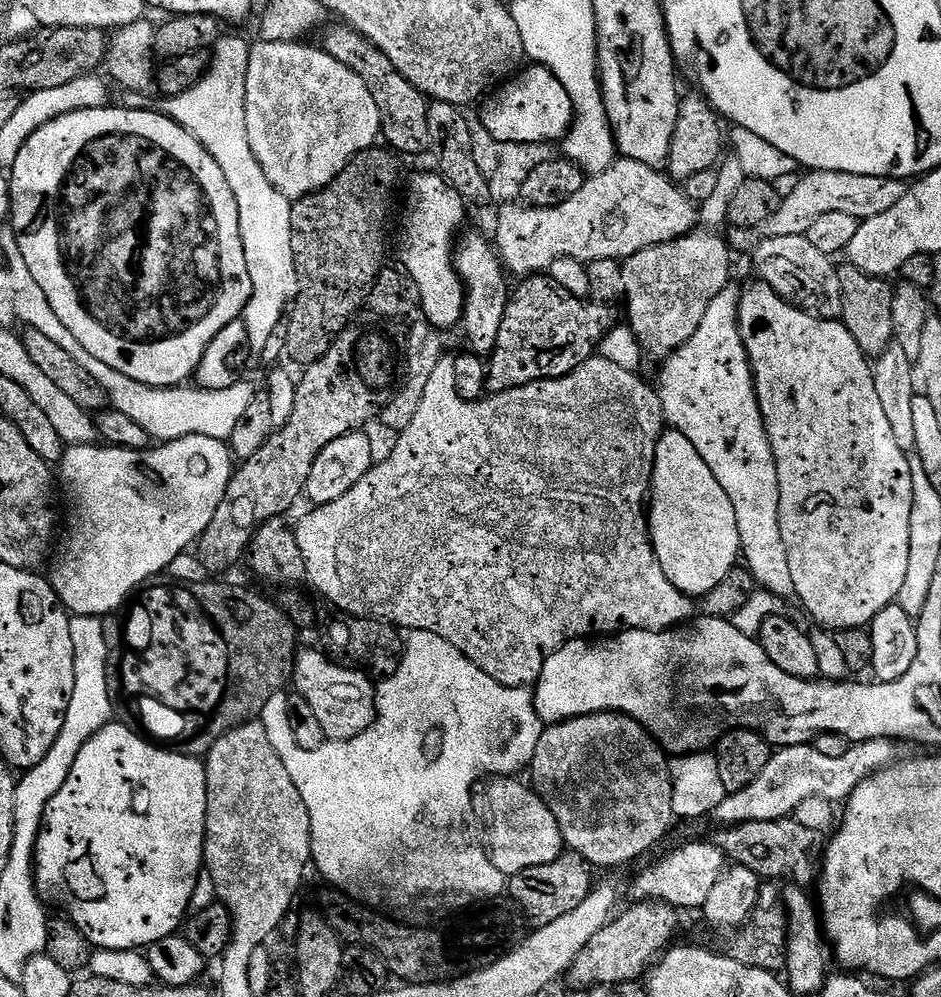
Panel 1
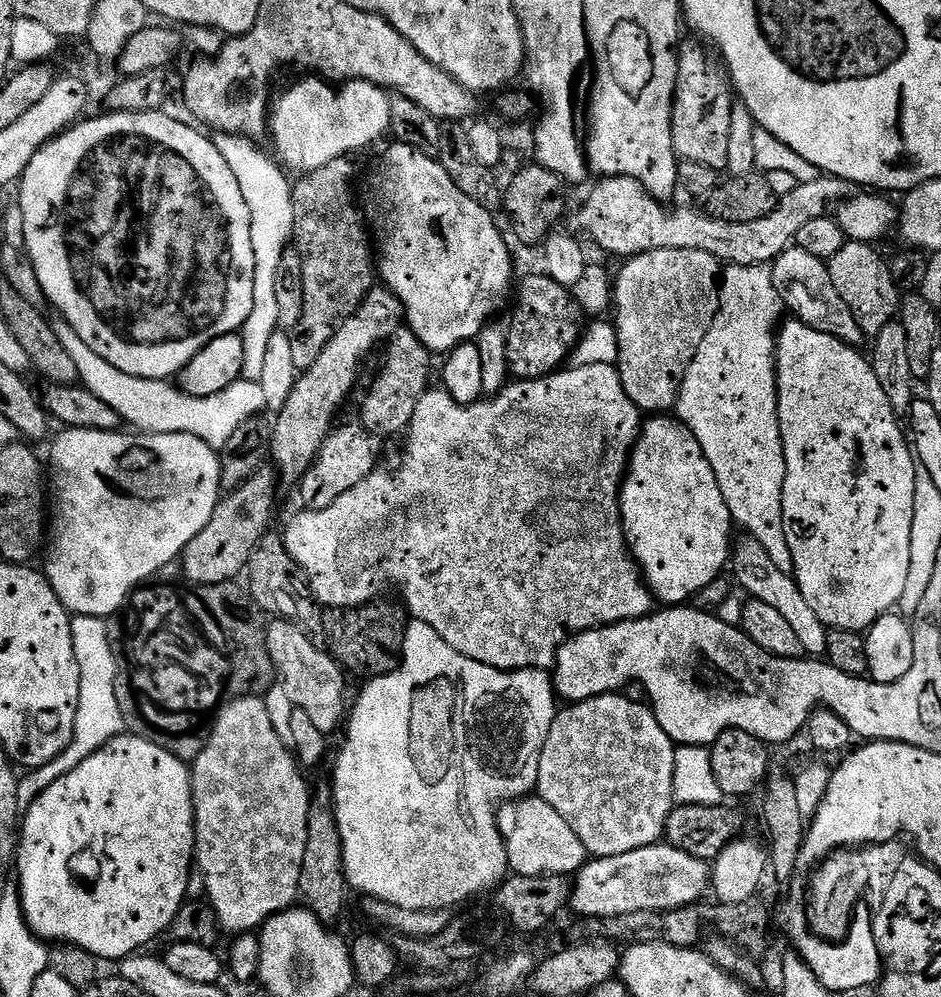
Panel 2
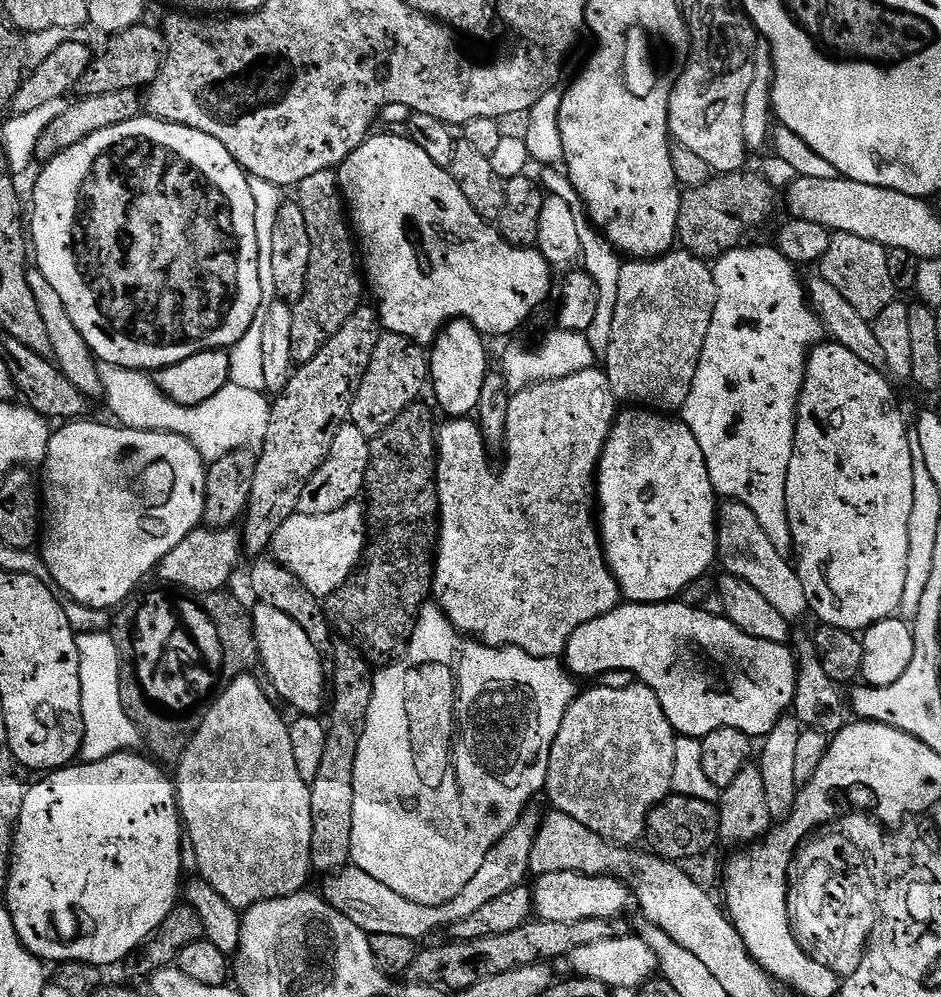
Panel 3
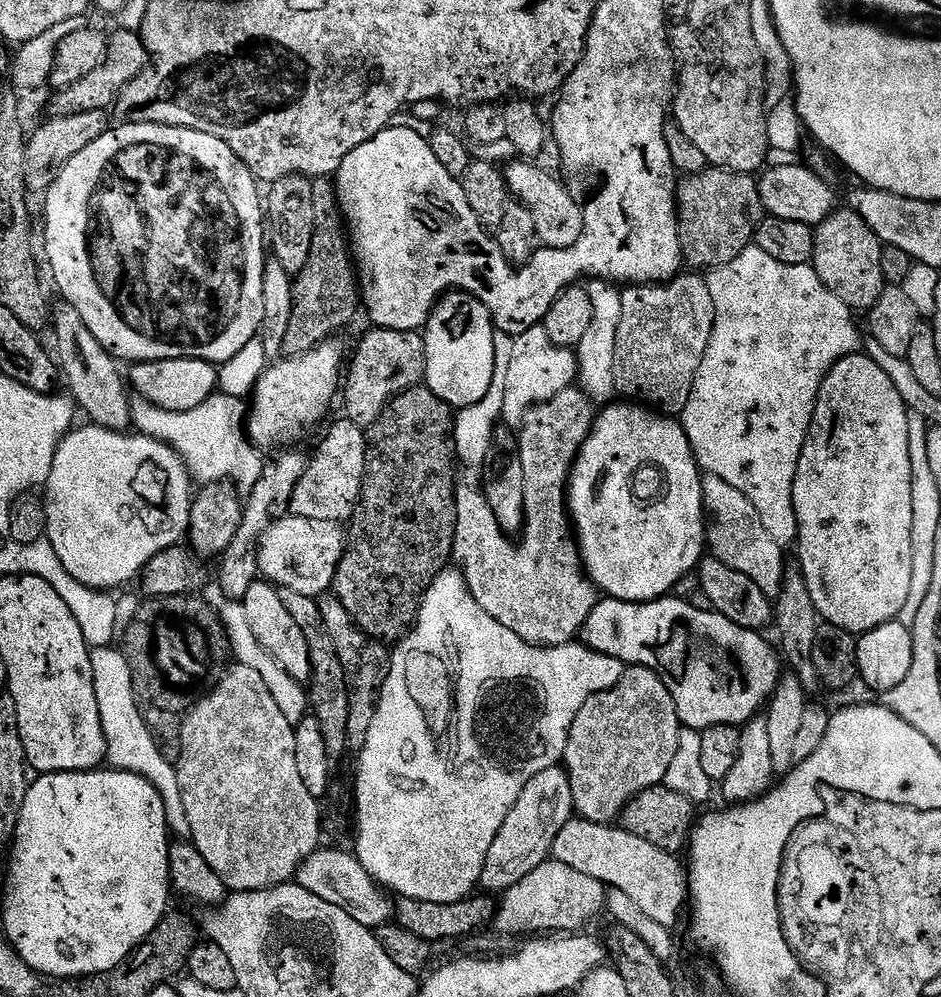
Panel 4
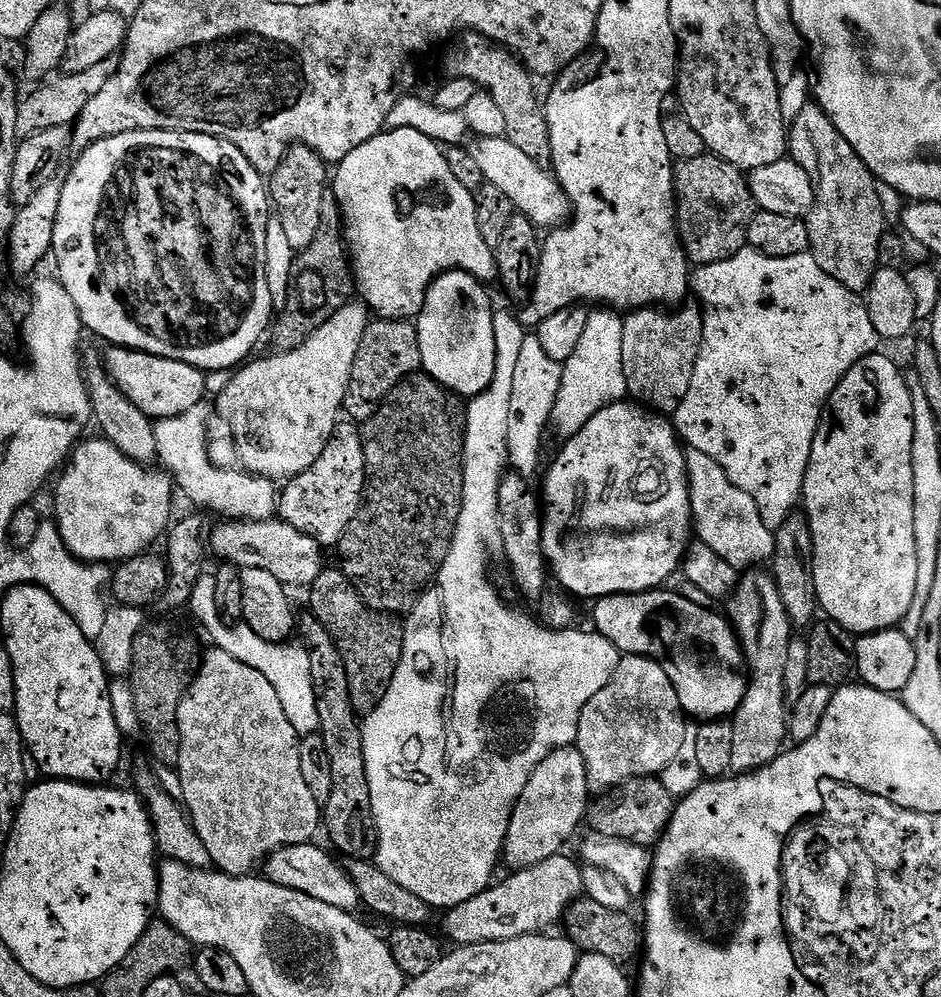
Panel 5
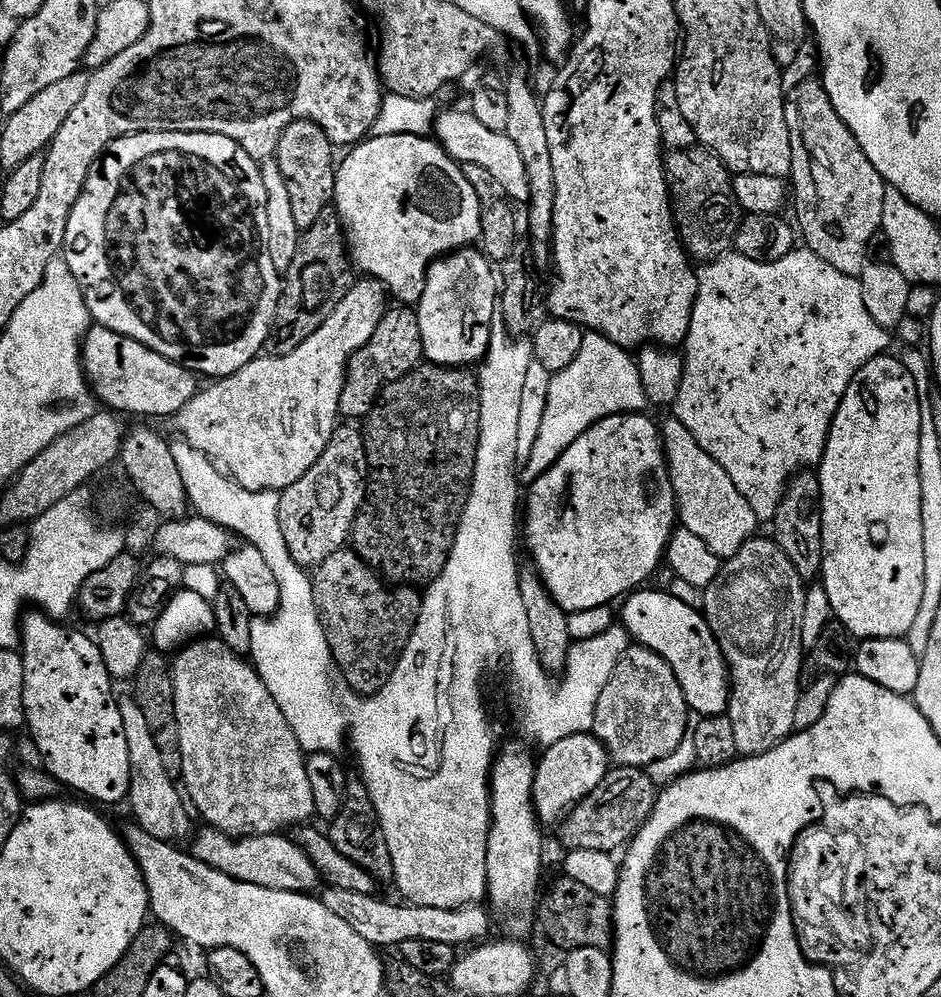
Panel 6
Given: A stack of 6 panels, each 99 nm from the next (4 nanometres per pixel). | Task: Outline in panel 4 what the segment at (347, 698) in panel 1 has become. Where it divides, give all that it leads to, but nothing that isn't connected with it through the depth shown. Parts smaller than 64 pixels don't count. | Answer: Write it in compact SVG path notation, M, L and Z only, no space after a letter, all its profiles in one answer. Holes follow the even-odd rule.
M261 578L246 590L242 601L242 611L248 623L250 636L260 643L260 648L289 676L292 680L307 682L312 678L310 666L310 646L306 646L306 634L302 634L302 626L286 614L286 606L282 606L280 589L275 584Z

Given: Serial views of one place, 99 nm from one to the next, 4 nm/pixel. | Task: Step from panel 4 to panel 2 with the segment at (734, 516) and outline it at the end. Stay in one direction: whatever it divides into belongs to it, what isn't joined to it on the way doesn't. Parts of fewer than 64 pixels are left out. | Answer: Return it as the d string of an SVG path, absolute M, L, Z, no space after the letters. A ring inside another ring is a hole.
M744 534L735 541L730 552L730 572L735 583L746 591L754 600L767 602L773 610L778 610L786 617L786 623L794 629L794 634L798 642L802 642L805 653L812 658L823 657L826 653L826 638L829 629L824 627L824 623L814 614L810 602L802 598L802 590L796 585L796 578L792 572L783 572L774 566L770 559L770 554L762 550L762 542L758 542L754 537Z

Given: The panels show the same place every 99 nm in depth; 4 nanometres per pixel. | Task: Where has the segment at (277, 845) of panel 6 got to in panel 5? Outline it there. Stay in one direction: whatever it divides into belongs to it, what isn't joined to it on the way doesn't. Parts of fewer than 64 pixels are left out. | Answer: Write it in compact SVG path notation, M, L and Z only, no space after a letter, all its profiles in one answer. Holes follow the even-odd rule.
M309 842L278 850L264 861L263 875L278 886L286 886L286 890L298 890L310 898L318 898L318 902L326 902L326 906L338 906L338 910L355 913L361 907L361 900L345 865L336 861L337 857L327 847L319 848L318 845Z

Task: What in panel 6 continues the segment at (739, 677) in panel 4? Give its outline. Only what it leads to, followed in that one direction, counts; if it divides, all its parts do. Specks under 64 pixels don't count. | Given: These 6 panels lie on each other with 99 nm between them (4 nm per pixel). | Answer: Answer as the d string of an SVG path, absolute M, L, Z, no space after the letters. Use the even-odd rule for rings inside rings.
M637 590L623 601L623 628L639 647L654 650L654 654L666 658L678 678L678 686L682 686L682 694L689 709L697 717L725 715L732 693L728 663L703 611L691 609L674 598L668 590L648 591Z

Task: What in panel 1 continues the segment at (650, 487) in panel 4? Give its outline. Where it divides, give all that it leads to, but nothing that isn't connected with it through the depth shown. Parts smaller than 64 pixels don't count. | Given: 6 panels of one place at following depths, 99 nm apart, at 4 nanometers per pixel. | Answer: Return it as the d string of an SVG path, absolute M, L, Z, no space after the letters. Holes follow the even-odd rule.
M665 430L660 435L646 511L654 554L658 554L666 578L682 594L701 598L737 567L742 553L734 505L686 434Z

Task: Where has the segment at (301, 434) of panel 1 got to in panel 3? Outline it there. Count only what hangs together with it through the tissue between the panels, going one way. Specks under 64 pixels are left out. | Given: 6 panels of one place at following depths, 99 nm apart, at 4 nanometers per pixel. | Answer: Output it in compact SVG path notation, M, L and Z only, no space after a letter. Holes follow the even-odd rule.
M201 526L186 538L158 565L158 573L165 585L185 588L188 592L218 592L227 589L228 579L236 572L242 557L242 536L235 527L210 528Z

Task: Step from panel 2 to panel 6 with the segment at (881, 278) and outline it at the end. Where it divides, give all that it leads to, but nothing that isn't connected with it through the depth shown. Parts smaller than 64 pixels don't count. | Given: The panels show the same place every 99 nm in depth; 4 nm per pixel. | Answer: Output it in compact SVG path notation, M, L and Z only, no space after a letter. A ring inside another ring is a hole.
M813 78L802 82L802 86L791 89L786 96L787 103L792 105L794 120L800 126L798 136L802 138L804 148L808 151L808 160L812 163L812 184L816 187L816 213L808 220L804 232L802 228L802 240L808 249L822 262L830 262L834 270L842 270L842 274L847 276L860 277L864 273L864 268L868 265L868 247L870 238L881 231L883 226L883 199L886 198L886 185L882 174L874 170L874 162L866 158L866 150L850 134L850 126L838 118L838 110L834 110L834 102L830 102L830 94L826 94L823 83L819 79Z

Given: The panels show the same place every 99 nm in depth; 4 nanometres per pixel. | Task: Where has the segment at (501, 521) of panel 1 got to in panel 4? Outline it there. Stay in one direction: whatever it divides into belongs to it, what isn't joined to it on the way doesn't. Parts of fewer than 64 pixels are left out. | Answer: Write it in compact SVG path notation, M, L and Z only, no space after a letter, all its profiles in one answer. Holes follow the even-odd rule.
M573 386L562 390L549 402L549 404L538 404L535 408L528 411L528 417L524 420L524 425L518 430L518 439L520 441L520 457L522 458L522 470L526 474L526 510L524 511L524 530L519 537L520 545L516 545L515 539L510 538L509 533L504 532L498 526L498 518L494 518L494 510L490 510L490 502L486 502L483 487L479 483L456 485L456 537L452 547L452 560L457 564L459 571L464 573L464 581L468 583L468 589L472 591L473 598L494 618L494 622L502 622L506 630L514 630L518 638L522 638L528 644L535 644L537 648L557 648L563 644L571 644L584 631L584 623L590 618L594 606L598 602L598 589L593 584L592 579L584 570L584 564L580 560L580 549L574 543L574 532L570 527L570 513L568 511L568 479L572 476L572 467L576 464L576 455L580 453L580 447L586 442L586 438L592 432L592 425L596 423L598 415L597 409L592 409L594 402L579 387ZM289 514L280 520L275 520L270 526L270 530L260 540L258 566L260 567L261 577L275 584L279 589L285 588L286 590L294 590L298 594L317 598L323 597L335 585L336 571L340 565L340 559L344 557L345 547L346 532L341 525L307 520Z

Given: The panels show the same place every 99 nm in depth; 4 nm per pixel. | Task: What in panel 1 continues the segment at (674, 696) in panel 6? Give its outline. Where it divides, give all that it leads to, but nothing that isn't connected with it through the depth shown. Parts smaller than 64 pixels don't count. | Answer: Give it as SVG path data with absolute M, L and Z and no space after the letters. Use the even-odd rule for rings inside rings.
M595 712L585 716L575 716L560 724L550 724L538 738L538 750L534 750L534 758L530 765L532 772L531 787L550 806L554 818L561 827L561 833L567 849L582 854L594 868L614 868L622 866L635 857L638 858L652 849L668 832L668 827L674 823L672 815L672 769L669 757L656 738L647 732L634 718L622 715L621 712Z

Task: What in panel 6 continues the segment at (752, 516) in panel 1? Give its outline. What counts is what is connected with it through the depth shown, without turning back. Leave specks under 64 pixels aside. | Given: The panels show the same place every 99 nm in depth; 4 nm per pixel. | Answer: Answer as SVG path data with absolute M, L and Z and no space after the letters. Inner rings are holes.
M797 247L796 251L786 254L786 258L782 258L778 262L754 262L745 256L729 254L723 256L720 260L713 260L705 263L699 269L700 285L698 286L698 294L696 295L696 305L694 306L694 314L690 322L690 330L688 338L684 341L682 355L684 357L684 377L680 383L680 389L676 395L674 405L675 419L682 422L682 426L686 426L686 430L690 430L690 434L694 434L694 439L698 441L698 446L702 446L702 450L706 450L706 454L710 454L710 458L714 458L718 462L718 466L722 466L722 470L726 470L726 474L730 474L730 482L734 482L734 486L738 486L738 494L742 494L742 498L746 498L746 502L750 502L750 510L754 510L757 521L768 522L775 521L778 514L778 506L784 497L784 489L788 486L788 481L796 475L801 469L808 470L813 466L819 465L820 460L824 457L826 450L826 442L830 434L830 426L834 422L834 414L838 410L838 406L842 402L842 398L846 394L846 390L850 386L850 382L854 378L854 374L858 374L858 370L862 370L862 366L866 366L866 362L870 362L875 356L883 356L889 351L888 336L889 329L878 326L878 322L874 322L874 318L870 318L870 310L866 310L866 302L862 302L862 286L859 279L854 276L842 274L842 270L834 270L834 266L830 266L830 262L822 262L822 258L818 258L818 254L811 252L808 247Z

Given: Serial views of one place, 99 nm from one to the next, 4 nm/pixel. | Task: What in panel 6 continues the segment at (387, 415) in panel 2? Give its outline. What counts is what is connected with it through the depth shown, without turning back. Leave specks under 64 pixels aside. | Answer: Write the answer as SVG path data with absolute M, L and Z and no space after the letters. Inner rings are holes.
M408 306L393 307L382 318L378 330L358 351L352 353L348 372L344 375L344 389L340 398L340 414L345 421L360 422L372 411L381 390L398 378L410 374L425 359L422 330L415 311Z

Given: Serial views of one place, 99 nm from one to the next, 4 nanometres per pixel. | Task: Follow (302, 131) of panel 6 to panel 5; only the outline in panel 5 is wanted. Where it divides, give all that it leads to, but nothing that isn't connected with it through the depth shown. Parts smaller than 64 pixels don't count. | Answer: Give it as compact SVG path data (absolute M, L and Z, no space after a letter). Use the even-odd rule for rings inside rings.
M294 144L279 163L278 170L271 173L269 195L278 219L285 229L292 249L303 251L317 237L321 226L322 198L328 195L327 163L317 152L304 144Z

